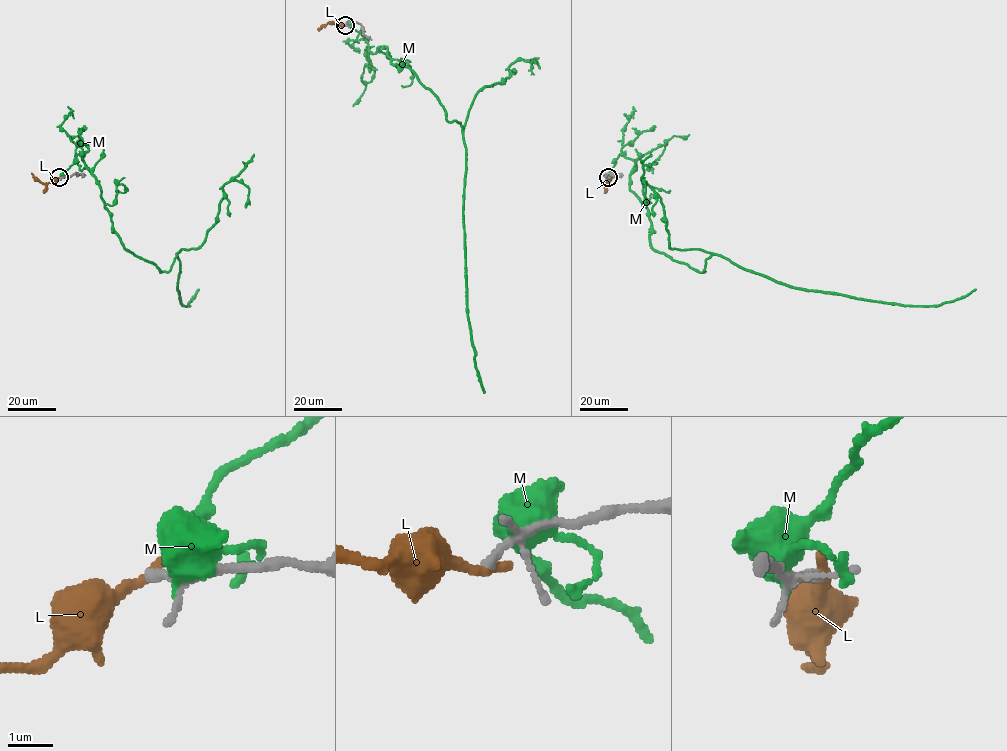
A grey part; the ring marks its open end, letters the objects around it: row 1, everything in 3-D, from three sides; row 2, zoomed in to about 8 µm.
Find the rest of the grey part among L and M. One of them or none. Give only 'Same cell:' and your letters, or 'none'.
Same cell: none

